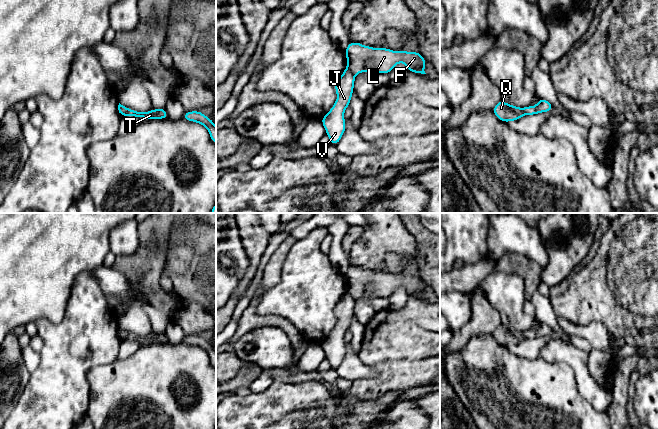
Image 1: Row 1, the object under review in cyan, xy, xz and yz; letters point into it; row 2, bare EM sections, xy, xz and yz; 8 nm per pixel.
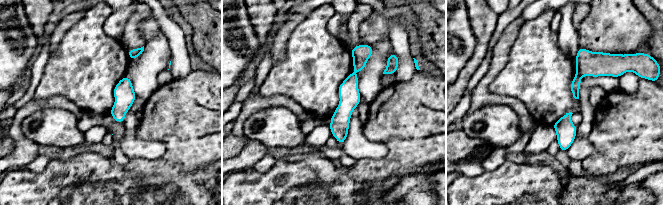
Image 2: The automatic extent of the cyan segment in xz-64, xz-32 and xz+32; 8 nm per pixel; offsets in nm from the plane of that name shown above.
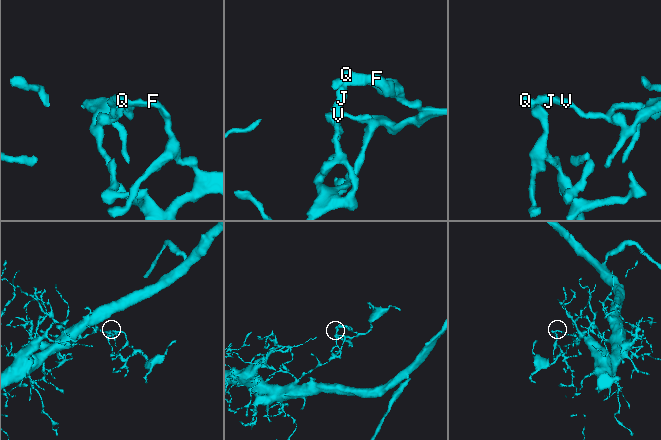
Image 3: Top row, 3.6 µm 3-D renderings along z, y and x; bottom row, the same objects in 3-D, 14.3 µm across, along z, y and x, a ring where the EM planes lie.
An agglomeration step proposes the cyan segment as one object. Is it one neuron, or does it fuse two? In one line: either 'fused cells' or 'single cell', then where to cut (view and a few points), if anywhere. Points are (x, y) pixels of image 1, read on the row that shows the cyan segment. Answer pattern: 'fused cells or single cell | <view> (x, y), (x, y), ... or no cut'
fused cells | xz (346, 68), (354, 75)

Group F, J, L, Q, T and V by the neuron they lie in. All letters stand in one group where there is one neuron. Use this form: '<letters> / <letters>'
F L Q T / J V

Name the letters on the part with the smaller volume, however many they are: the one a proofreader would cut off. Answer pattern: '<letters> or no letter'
F, L, Q, T

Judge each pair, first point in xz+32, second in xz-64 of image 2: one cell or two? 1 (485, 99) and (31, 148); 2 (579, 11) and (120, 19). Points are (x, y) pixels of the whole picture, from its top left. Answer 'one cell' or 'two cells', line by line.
1: one cell
2: two cells

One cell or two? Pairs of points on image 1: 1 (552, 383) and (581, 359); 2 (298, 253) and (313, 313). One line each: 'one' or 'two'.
1: two
2: one

